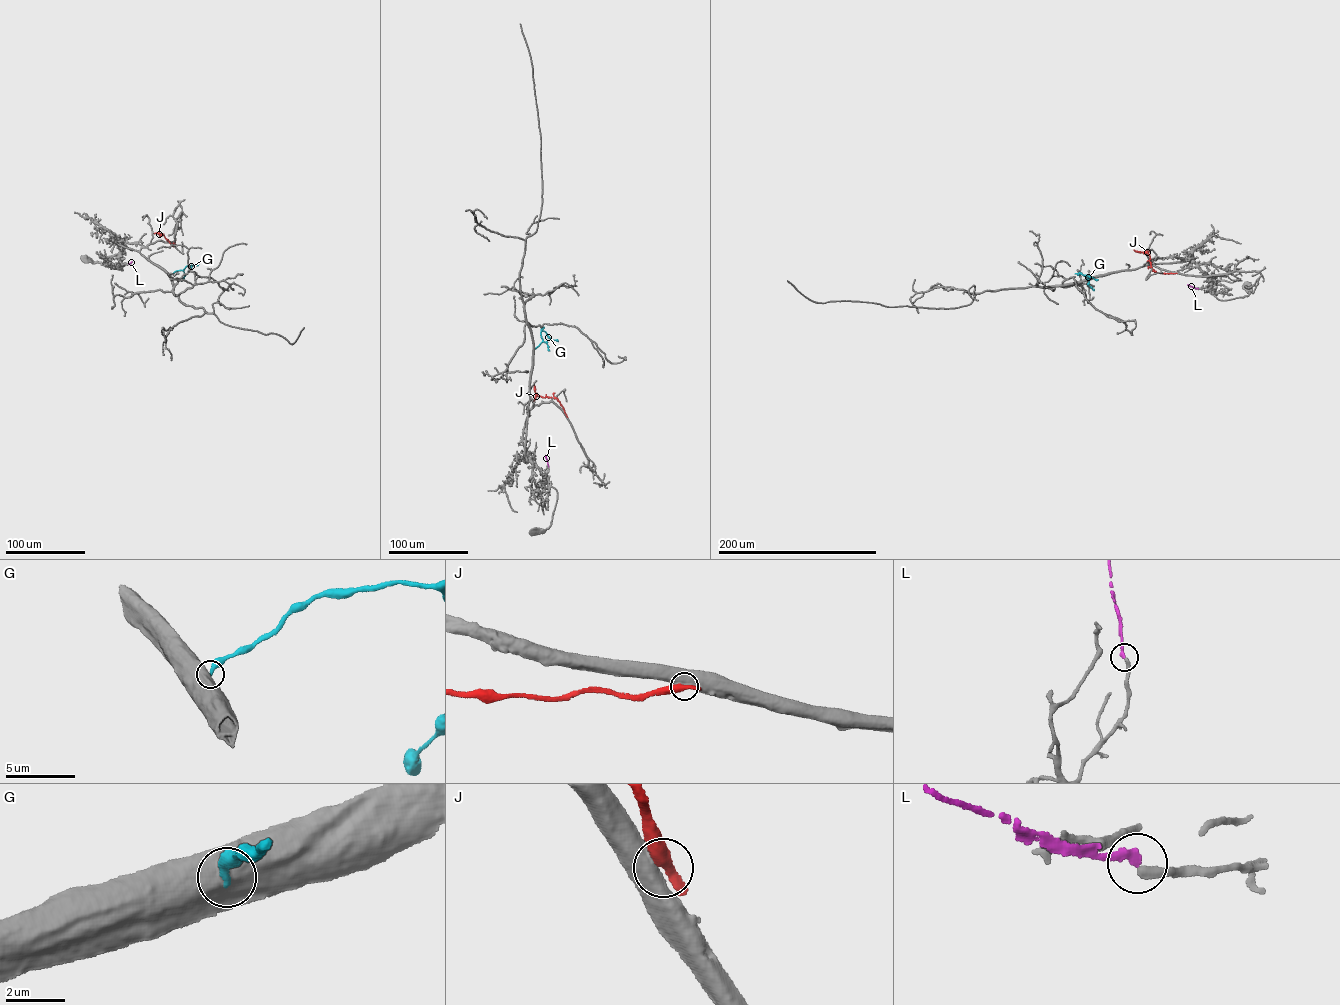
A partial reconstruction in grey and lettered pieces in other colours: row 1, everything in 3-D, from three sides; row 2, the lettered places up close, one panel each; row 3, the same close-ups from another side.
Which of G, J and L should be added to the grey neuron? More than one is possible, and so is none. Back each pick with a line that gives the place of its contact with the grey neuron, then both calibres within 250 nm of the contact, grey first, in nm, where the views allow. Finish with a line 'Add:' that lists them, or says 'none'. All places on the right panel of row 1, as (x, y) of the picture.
Add: none

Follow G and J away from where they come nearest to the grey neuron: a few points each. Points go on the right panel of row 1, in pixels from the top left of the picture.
G: (1088, 279), (1089, 277), (1080, 273), (1098, 279)
J: (1176, 273), (1154, 272), (1149, 255), (1134, 250)

